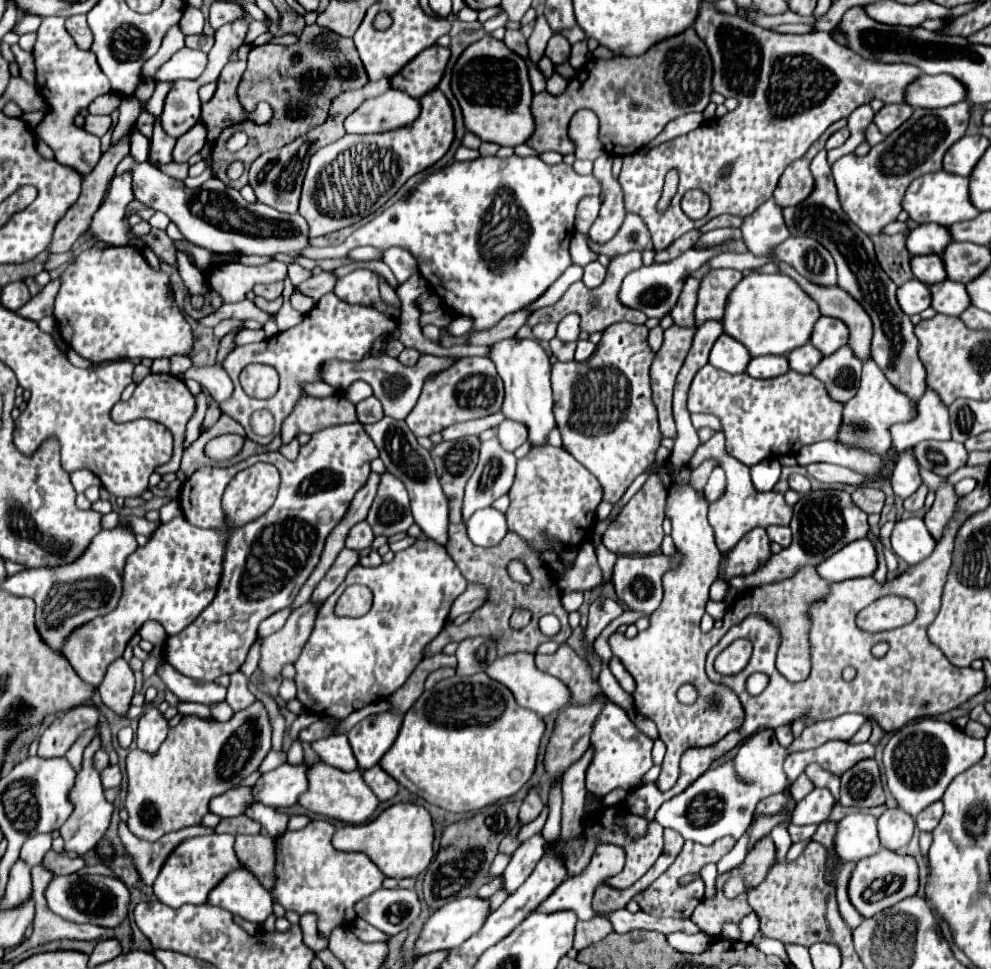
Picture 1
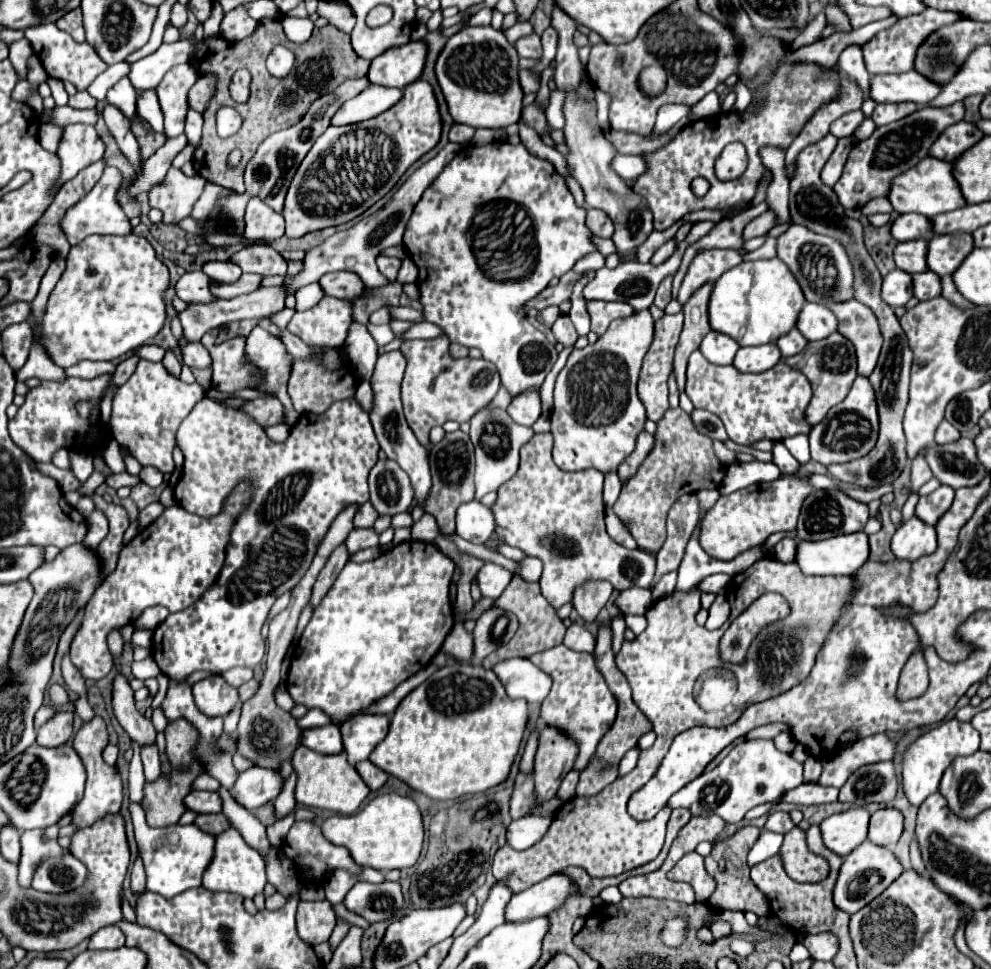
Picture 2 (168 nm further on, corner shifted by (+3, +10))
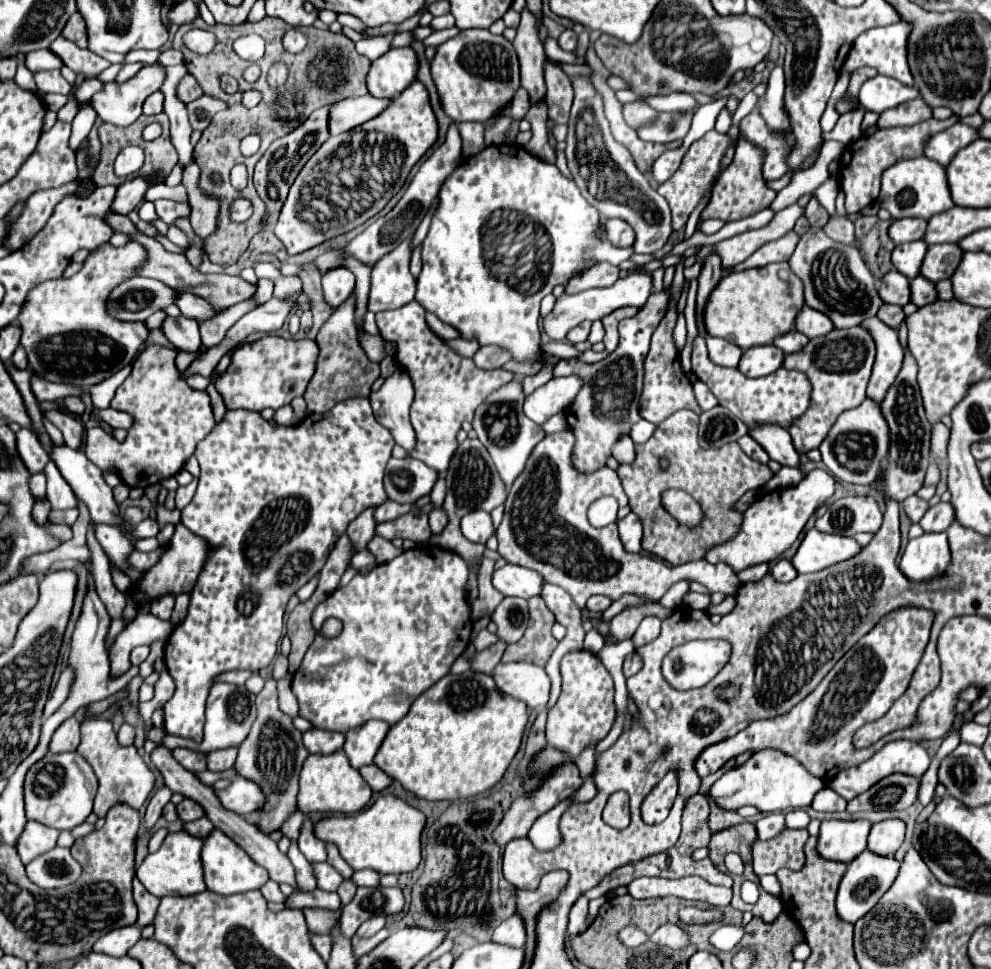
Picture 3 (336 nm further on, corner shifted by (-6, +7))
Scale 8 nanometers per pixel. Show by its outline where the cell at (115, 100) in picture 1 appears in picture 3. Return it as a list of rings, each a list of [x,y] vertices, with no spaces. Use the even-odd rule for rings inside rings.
[[[71,99],[59,113],[57,113],[57,117],[59,119],[63,119],[63,121],[67,121],[67,123],[71,123],[73,121],[73,117],[79,113],[79,105],[81,105],[81,101],[77,101],[77,99]]]

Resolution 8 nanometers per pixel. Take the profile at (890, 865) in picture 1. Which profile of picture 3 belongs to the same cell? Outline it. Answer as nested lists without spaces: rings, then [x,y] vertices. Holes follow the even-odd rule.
[[[865,849],[861,855],[857,855],[857,859],[853,859],[849,863],[847,873],[843,875],[841,885],[839,885],[839,893],[837,893],[837,913],[839,913],[839,917],[849,921],[849,923],[855,923],[865,913],[869,913],[877,905],[877,901],[883,897],[883,893],[897,879],[899,867],[901,867],[901,863],[895,857],[883,857],[883,855],[877,855],[869,849]]]

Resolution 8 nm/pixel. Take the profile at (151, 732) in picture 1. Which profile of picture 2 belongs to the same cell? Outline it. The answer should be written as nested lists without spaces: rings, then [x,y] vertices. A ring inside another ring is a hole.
[[[156,744],[142,746],[140,754],[142,754],[142,764],[144,764],[144,776],[146,776],[146,782],[158,780],[158,776],[160,776],[160,756],[158,756],[158,748],[156,748]]]

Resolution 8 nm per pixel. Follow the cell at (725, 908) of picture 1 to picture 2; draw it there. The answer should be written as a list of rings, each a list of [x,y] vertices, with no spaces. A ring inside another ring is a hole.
[[[744,826],[740,828],[736,834],[724,838],[724,840],[718,840],[716,846],[712,846],[712,852],[710,856],[706,858],[706,870],[716,878],[718,886],[714,890],[714,894],[708,898],[708,904],[710,906],[716,906],[716,908],[722,908],[722,910],[740,910],[740,912],[754,912],[756,916],[768,916],[768,898],[756,888],[756,884],[752,884],[752,878],[750,878],[750,868],[746,864],[746,856],[748,856],[748,850],[752,848],[752,844],[756,842],[756,838],[760,836],[760,830],[754,828],[754,826]],[[724,858],[726,860],[726,868],[720,870],[718,868],[718,860]]]

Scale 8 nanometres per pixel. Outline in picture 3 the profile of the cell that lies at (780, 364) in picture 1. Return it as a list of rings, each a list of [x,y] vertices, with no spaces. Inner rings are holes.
[[[775,345],[751,347],[743,353],[739,369],[747,377],[765,377],[769,373],[775,373],[783,365],[783,359],[785,355]]]

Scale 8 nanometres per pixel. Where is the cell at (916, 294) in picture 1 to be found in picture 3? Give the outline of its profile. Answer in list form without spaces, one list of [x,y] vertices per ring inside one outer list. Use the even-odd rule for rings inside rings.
[[[889,271],[881,279],[879,295],[885,303],[895,303],[895,305],[907,305],[911,301],[911,289],[909,289],[909,279],[901,275],[899,271]]]

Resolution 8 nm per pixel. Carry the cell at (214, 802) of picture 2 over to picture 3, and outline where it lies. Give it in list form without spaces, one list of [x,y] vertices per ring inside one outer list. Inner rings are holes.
[[[183,799],[183,801],[177,805],[177,813],[179,813],[179,819],[181,819],[183,823],[187,823],[187,821],[201,819],[201,817],[205,815],[205,809],[203,809],[199,803],[195,803],[193,799]]]

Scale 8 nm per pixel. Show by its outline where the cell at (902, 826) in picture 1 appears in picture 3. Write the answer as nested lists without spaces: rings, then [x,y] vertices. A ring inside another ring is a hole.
[[[885,819],[871,827],[867,849],[893,857],[905,839],[905,823],[901,819]]]

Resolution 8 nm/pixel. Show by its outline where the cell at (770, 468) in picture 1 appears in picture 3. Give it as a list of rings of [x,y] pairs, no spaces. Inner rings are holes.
[[[781,467],[781,469],[779,469],[763,487],[765,487],[767,491],[775,491],[775,489],[781,489],[781,487],[797,485],[801,479],[803,479],[803,471],[801,471],[801,469]]]

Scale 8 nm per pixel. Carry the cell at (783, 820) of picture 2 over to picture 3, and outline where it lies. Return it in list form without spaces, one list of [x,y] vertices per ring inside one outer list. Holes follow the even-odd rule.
[[[771,813],[767,817],[761,817],[757,823],[757,833],[759,833],[759,839],[761,841],[767,841],[767,839],[773,839],[773,837],[779,837],[787,825],[785,825],[785,815],[783,813]]]

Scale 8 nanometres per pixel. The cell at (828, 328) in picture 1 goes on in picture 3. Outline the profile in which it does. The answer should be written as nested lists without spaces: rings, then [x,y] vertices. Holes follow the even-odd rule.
[[[805,305],[801,309],[801,313],[797,315],[795,329],[801,331],[803,335],[807,335],[809,339],[815,339],[815,337],[821,337],[821,335],[827,335],[829,331],[833,331],[835,325],[833,325],[833,321],[825,313]]]

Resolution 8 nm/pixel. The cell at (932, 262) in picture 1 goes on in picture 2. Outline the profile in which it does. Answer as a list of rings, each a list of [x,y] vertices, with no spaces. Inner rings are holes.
[[[910,240],[910,242],[896,244],[896,248],[894,248],[896,268],[900,268],[908,274],[918,274],[918,272],[928,270],[926,250],[928,250],[928,244],[924,240]]]

